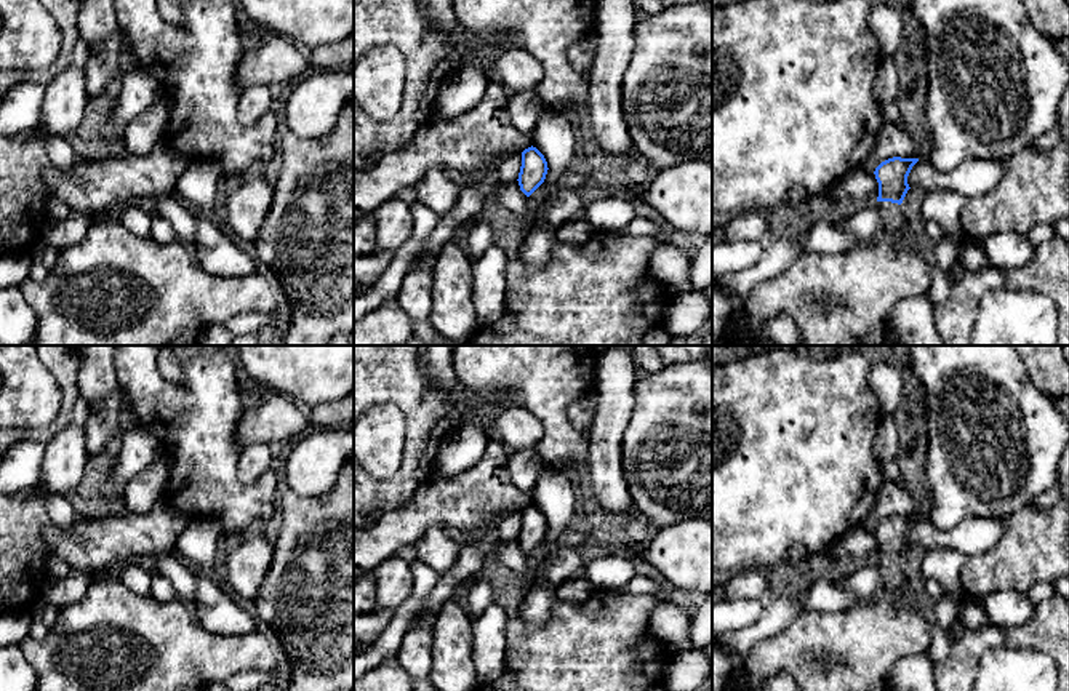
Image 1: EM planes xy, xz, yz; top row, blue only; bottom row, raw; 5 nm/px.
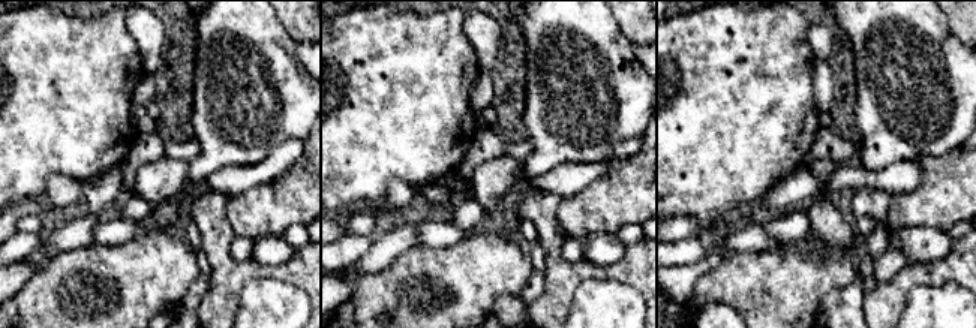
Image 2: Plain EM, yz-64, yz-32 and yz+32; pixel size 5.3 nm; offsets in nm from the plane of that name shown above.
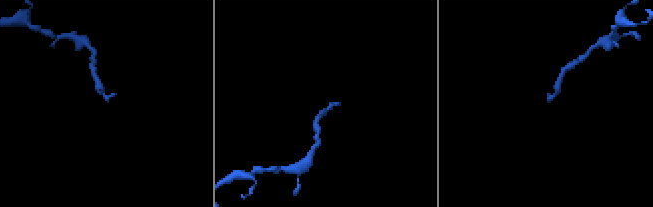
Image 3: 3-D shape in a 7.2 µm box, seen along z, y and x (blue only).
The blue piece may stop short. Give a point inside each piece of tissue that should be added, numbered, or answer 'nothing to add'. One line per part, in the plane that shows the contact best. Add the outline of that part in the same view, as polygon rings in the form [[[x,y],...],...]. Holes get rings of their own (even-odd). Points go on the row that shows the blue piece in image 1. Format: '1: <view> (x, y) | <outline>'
1: yz (893, 223) | [[[877,202],[877,203],[882,219],[882,235],[909,243],[907,221],[901,211],[901,205],[891,202]]]

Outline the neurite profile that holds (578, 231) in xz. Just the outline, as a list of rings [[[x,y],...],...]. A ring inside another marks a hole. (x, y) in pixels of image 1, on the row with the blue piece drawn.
[[[579,218],[562,226],[557,230],[557,240],[571,245],[583,245],[587,243],[594,234],[595,229],[584,218]]]

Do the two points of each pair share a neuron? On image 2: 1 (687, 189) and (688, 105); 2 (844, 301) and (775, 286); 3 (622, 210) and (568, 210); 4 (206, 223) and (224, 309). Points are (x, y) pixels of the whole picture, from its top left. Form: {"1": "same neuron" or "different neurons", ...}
{"1": "same neuron", "2": "different neurons", "3": "same neuron", "4": "same neuron"}

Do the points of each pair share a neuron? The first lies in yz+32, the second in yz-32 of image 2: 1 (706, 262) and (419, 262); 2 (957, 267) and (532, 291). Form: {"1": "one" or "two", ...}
{"1": "two", "2": "two"}

